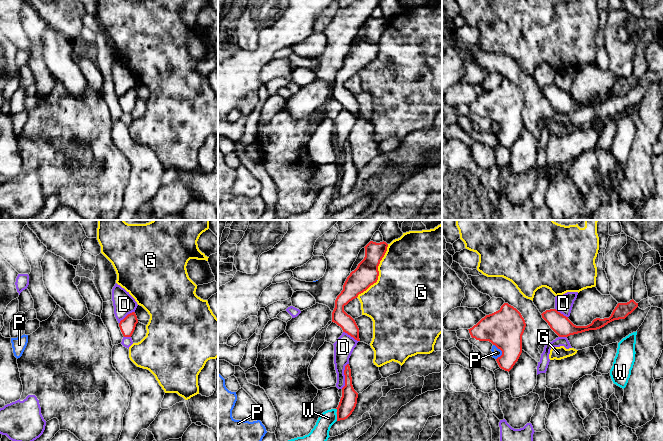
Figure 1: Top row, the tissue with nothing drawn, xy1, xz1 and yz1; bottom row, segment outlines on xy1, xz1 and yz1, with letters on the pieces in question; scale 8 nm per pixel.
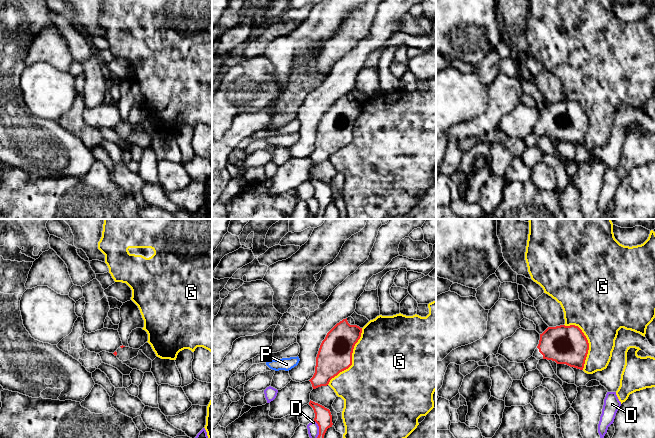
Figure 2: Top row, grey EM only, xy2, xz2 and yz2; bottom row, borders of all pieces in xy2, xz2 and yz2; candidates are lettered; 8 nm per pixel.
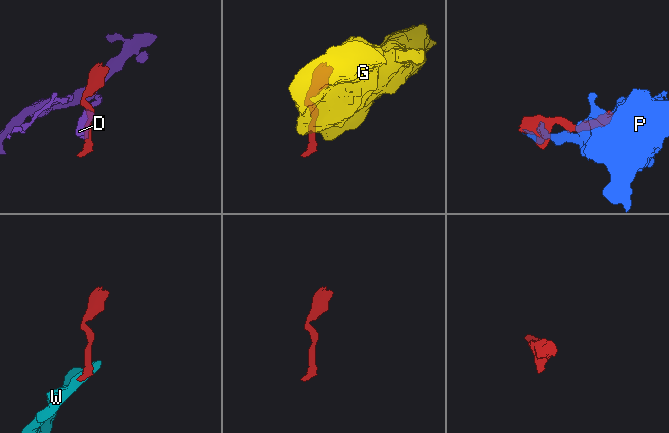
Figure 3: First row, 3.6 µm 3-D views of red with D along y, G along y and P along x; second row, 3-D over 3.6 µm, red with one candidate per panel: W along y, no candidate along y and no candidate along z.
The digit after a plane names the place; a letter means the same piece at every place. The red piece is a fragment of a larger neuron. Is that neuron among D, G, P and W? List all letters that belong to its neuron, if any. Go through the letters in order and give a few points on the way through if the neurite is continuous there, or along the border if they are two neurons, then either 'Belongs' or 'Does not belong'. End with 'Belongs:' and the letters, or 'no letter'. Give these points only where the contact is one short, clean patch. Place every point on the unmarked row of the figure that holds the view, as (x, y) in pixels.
D: Does not belong
G: Does not belong
P: Boundary: yz1 (493, 120), (501, 127), (501, 130), (496, 135). Does not belong
W: Boundary: xz1 (336, 190), (337, 196). Does not belong
Belongs: no letter

